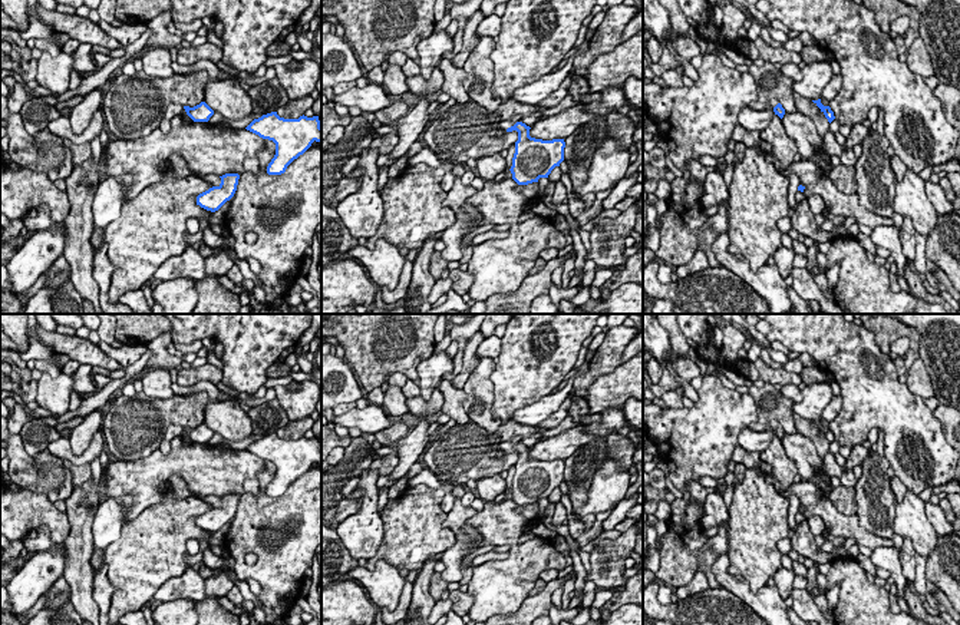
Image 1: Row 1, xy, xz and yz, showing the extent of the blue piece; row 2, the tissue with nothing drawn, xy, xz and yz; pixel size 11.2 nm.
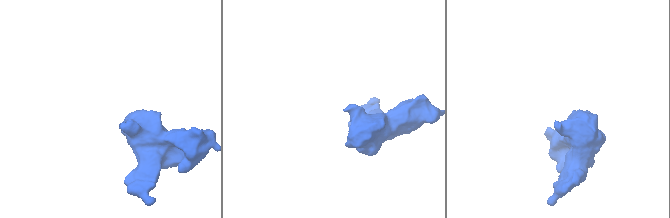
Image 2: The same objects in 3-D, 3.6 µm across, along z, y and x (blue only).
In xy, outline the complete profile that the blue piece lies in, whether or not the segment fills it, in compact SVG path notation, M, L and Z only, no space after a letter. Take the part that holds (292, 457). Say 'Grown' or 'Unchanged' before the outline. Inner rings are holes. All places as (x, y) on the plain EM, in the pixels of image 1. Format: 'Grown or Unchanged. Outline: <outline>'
Unchanged. Outline: M271 433L254 440L245 450L276 464L276 476L267 487L268 496L284 495L314 462L321 464L319 437L303 436L298 440L284 440L277 433Z

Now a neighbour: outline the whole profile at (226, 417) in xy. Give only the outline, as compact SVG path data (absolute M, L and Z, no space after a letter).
M210 401L205 407L205 424L230 442L243 442L253 436L253 421L238 401Z

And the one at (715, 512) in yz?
M709 493L703 506L703 525L717 525L719 530L699 550L697 560L699 571L706 575L710 589L720 588L712 573L712 565L719 555L728 555L728 520L729 507L723 495Z

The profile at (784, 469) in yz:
M773 436L768 449L759 453L761 459L772 467L771 476L781 483L781 489L785 492L794 483L794 477L798 474L798 466L792 460L778 436Z

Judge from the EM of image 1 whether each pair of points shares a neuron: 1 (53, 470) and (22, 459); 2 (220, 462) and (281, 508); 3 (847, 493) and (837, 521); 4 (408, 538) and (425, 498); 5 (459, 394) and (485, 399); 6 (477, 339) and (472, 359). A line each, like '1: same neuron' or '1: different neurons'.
1: same neuron
2: different neurons
3: different neurons
4: same neuron
5: different neurons
6: same neuron

